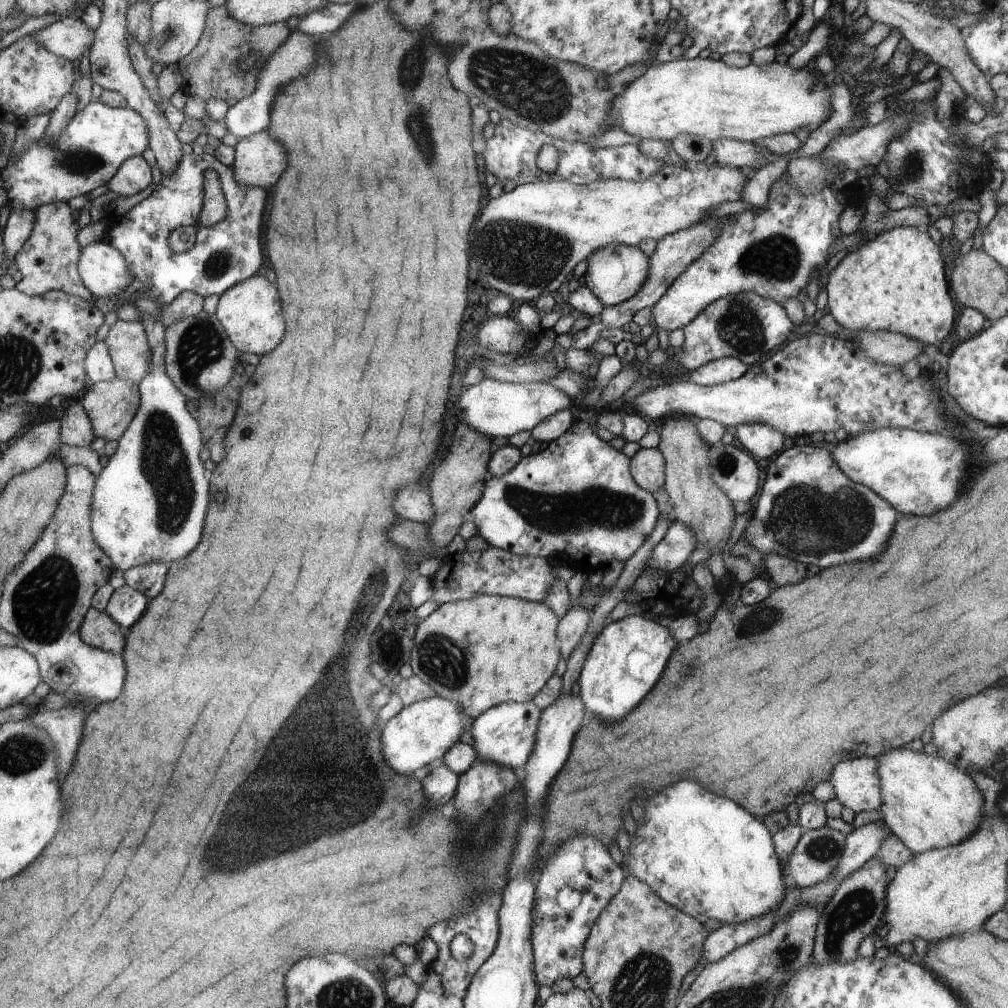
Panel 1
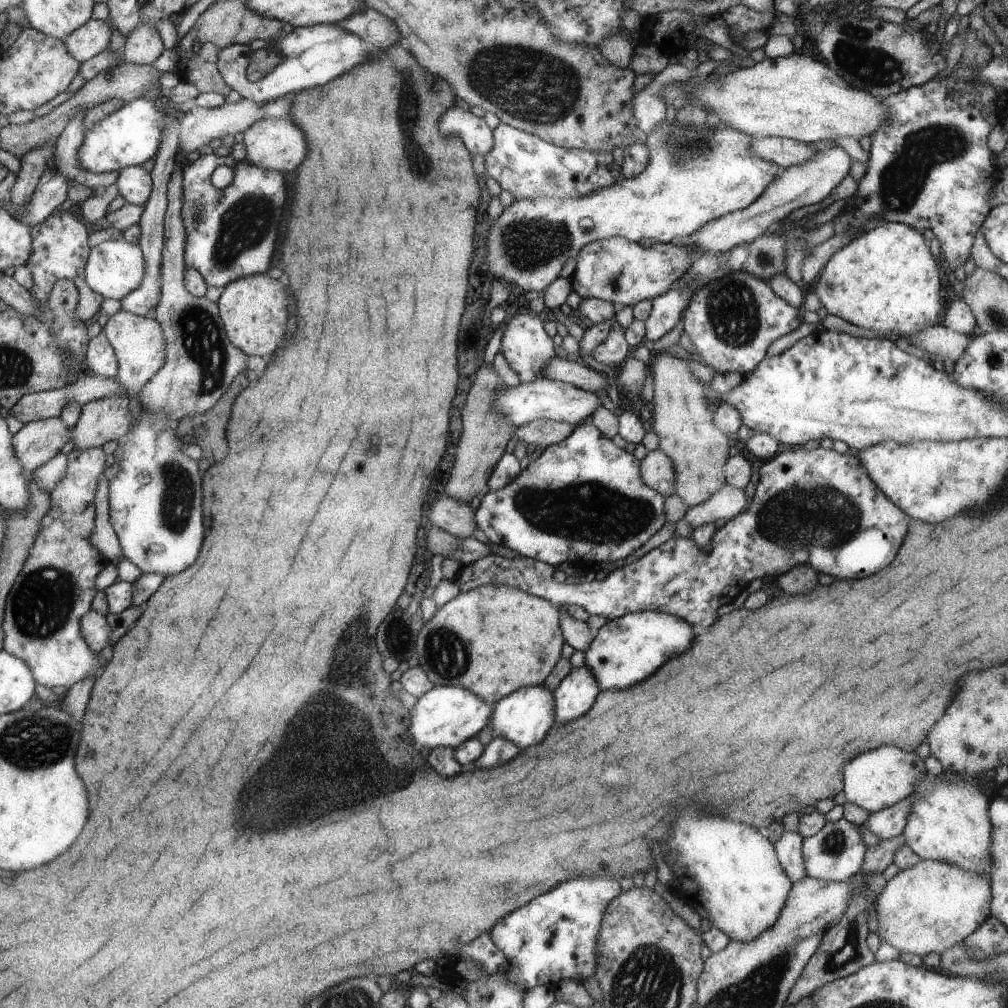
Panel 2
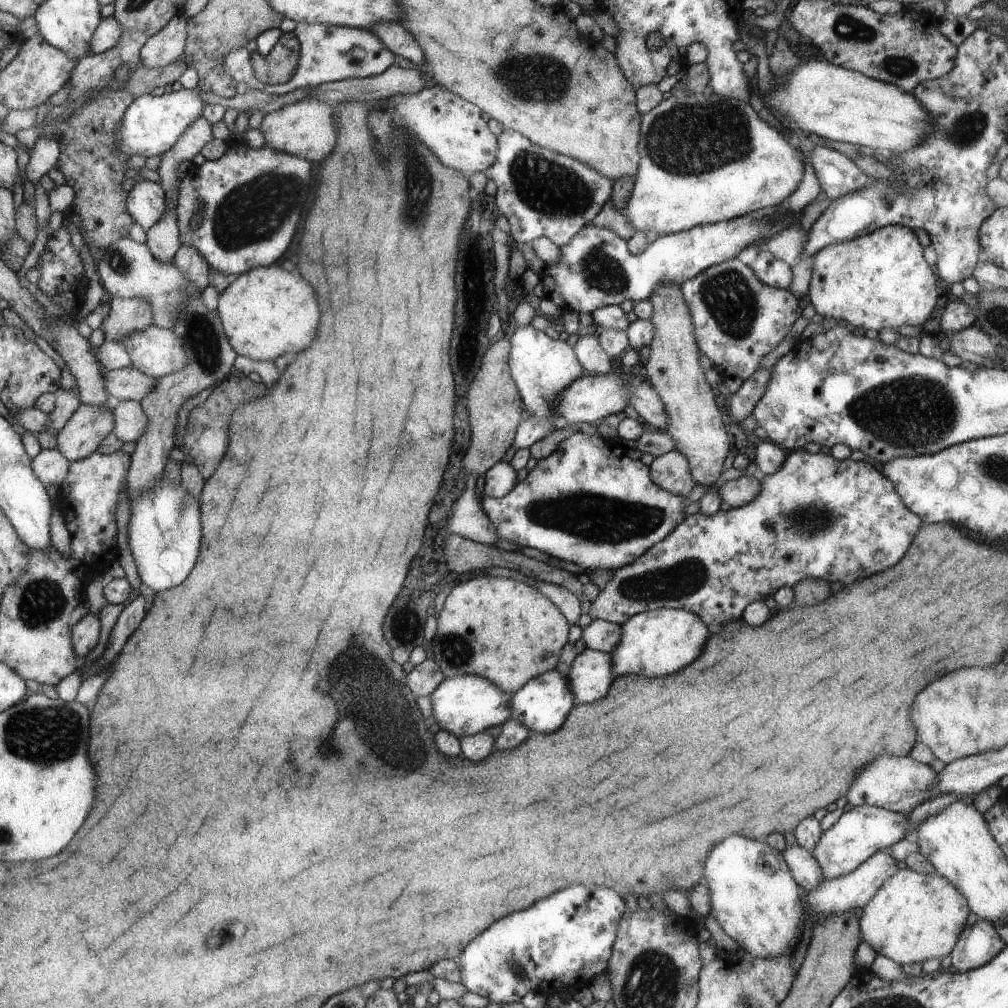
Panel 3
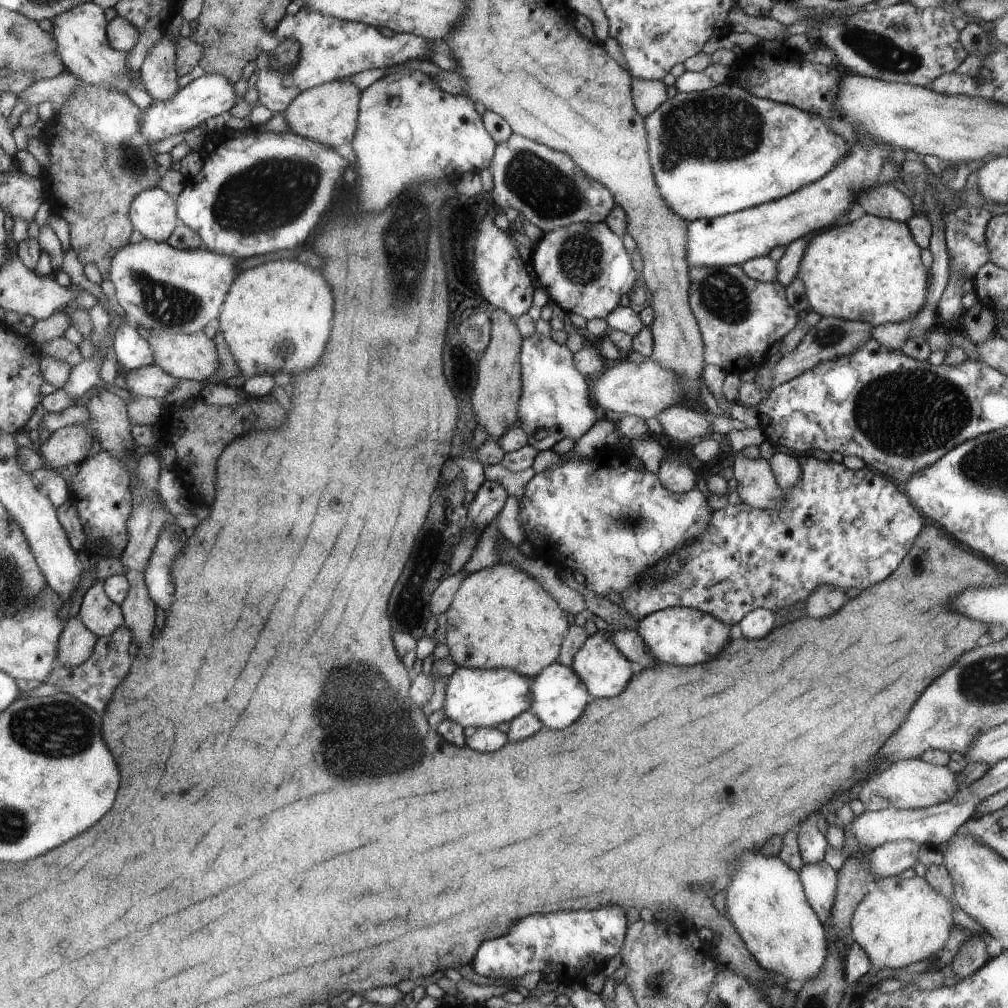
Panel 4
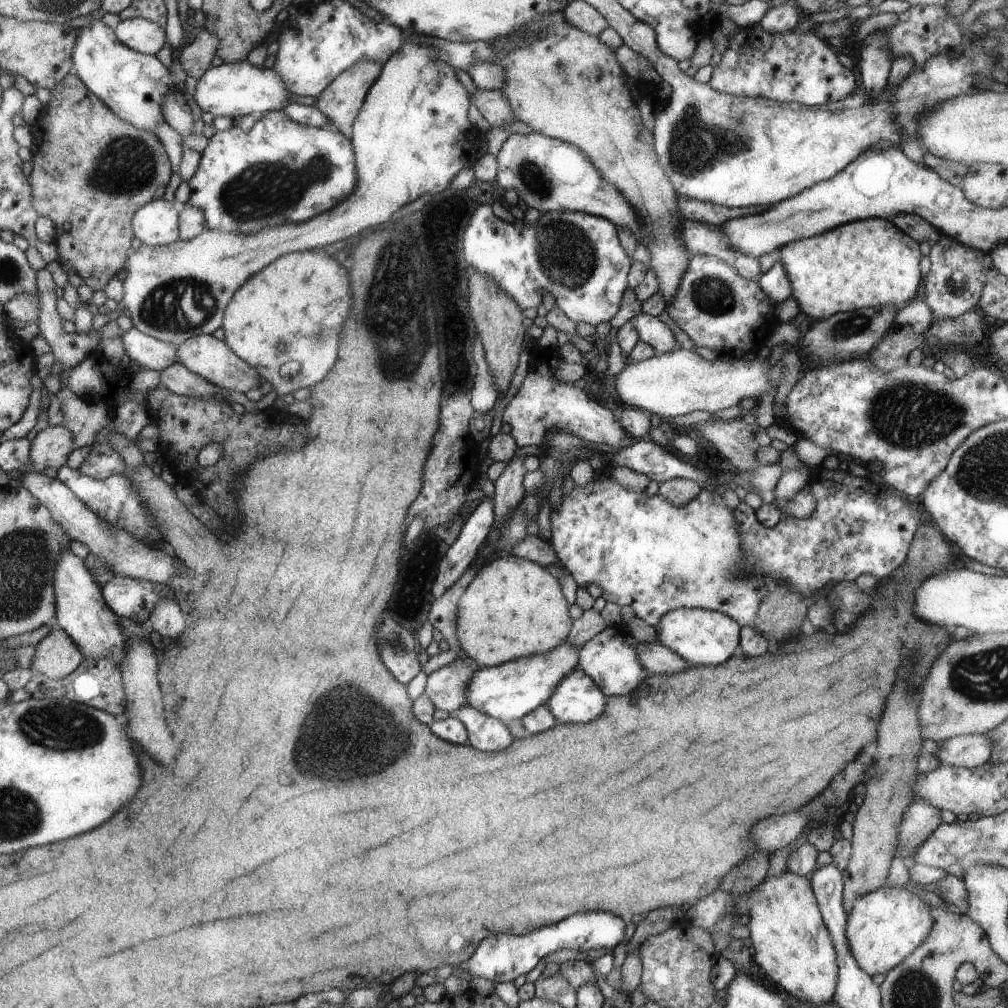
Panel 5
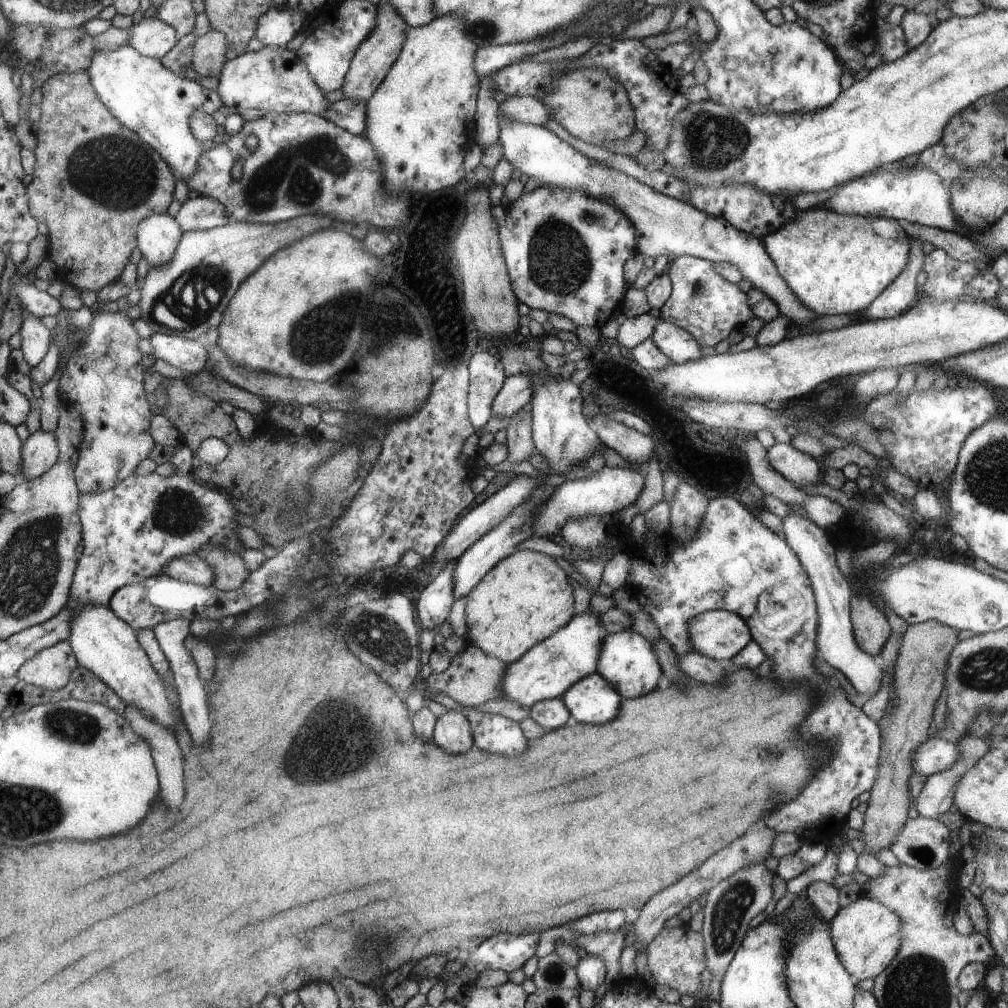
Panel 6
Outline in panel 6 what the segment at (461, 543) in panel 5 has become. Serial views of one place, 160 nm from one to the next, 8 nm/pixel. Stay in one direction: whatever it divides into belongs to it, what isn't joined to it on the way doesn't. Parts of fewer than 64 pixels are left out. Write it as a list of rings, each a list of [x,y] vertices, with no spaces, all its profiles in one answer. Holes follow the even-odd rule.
[[[457,558],[448,563],[416,598],[418,620],[421,620],[423,630],[428,628],[438,631],[449,617],[454,601],[453,566],[456,561]]]

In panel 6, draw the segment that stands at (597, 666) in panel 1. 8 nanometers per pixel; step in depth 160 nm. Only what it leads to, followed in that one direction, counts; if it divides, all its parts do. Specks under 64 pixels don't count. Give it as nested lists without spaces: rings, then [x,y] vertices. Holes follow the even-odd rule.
[[[718,609],[696,615],[687,624],[694,652],[714,660],[732,659],[753,640],[752,630],[738,613]]]

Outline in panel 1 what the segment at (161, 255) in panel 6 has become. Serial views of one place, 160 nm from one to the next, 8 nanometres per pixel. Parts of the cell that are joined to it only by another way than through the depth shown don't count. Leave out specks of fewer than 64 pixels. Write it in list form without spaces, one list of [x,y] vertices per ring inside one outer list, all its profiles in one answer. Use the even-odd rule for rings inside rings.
[[[142,155],[130,157],[109,180],[107,189],[118,196],[134,196],[150,186],[152,176],[152,169]]]

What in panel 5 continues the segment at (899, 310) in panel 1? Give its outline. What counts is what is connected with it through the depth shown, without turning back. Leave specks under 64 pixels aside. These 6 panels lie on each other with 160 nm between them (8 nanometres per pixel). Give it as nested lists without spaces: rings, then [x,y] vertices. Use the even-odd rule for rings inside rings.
[[[870,218],[865,220],[858,220],[854,223],[849,223],[843,225],[842,227],[834,228],[828,232],[822,232],[820,235],[815,235],[810,238],[794,241],[793,243],[786,244],[784,248],[780,248],[780,262],[782,262],[782,267],[786,268],[786,272],[789,273],[790,285],[792,286],[792,295],[796,298],[798,306],[800,306],[800,311],[802,313],[802,318],[808,321],[818,321],[826,320],[834,314],[852,312],[856,310],[862,310],[862,308],[876,308],[876,306],[905,306],[914,299],[921,296],[922,283],[924,278],[920,270],[920,259],[921,253],[919,248],[919,243],[913,238],[908,238],[908,234],[902,234],[898,232],[898,228],[888,222],[888,220],[880,218]]]

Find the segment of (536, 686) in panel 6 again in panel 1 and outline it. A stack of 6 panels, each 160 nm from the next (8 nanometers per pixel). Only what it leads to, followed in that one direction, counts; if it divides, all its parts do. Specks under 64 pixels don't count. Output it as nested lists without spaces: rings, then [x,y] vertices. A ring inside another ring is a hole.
[[[434,695],[429,699],[404,707],[382,728],[382,754],[396,772],[415,772],[425,764],[435,764],[448,754],[450,747],[460,742],[460,736],[471,726],[472,718],[462,705]]]

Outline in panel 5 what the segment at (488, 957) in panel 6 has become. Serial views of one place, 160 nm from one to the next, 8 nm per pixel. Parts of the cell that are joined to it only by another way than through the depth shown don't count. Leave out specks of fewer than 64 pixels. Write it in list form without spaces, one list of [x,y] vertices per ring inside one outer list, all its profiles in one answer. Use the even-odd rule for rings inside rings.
[[[604,911],[576,914],[557,924],[546,926],[542,930],[534,930],[526,936],[510,936],[510,934],[494,934],[482,940],[482,948],[466,960],[464,968],[472,977],[481,977],[494,983],[515,981],[523,974],[531,972],[550,953],[557,950],[570,949],[576,951],[614,949],[625,940],[627,919]]]

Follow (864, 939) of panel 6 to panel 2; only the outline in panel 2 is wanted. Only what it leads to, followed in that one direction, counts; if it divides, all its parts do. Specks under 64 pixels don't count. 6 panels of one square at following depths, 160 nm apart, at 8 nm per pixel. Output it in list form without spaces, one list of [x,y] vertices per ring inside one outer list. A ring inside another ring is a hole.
[[[921,859],[916,866],[901,870],[894,877],[890,878],[890,880],[885,884],[884,890],[874,901],[878,919],[878,930],[876,934],[879,936],[882,943],[887,942],[888,944],[894,946],[894,948],[898,948],[901,952],[910,952],[910,954],[918,954],[918,956],[921,957],[926,954],[930,954],[930,952],[937,952],[941,955],[946,949],[954,946],[954,944],[961,943],[967,936],[970,936],[970,933],[973,933],[988,917],[991,916],[992,897],[993,894],[989,876],[985,877],[984,874],[978,875],[977,873],[961,870],[961,868],[958,868],[957,866],[946,864],[942,861]]]

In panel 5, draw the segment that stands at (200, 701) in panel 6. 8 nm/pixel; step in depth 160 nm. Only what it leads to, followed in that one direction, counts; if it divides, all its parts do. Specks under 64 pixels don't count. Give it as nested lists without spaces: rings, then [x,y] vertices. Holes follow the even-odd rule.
[[[162,598],[161,603],[154,608],[147,626],[150,631],[160,634],[162,640],[166,640],[166,638],[176,638],[178,634],[182,634],[186,622],[176,600]]]

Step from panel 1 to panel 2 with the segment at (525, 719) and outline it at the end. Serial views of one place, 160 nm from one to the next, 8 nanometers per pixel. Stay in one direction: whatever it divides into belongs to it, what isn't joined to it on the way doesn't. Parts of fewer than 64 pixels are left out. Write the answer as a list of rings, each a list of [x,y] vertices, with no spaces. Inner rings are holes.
[[[544,684],[519,688],[512,694],[500,699],[495,705],[489,726],[494,737],[511,740],[524,750],[530,745],[540,744],[556,723],[556,697],[554,689]]]

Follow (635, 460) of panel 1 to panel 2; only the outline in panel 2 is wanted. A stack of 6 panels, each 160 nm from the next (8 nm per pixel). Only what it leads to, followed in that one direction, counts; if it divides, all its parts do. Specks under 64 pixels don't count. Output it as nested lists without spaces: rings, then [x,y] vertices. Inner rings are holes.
[[[659,448],[648,451],[644,460],[640,461],[641,476],[650,488],[672,496],[677,488],[677,470],[673,460]]]

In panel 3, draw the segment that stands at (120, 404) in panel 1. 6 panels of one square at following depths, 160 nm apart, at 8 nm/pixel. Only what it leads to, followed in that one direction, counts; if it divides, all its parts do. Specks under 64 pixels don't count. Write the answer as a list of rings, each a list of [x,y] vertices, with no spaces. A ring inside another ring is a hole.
[[[82,403],[57,432],[57,449],[70,462],[85,459],[96,451],[108,434],[114,432],[115,422],[113,406],[101,409]]]

